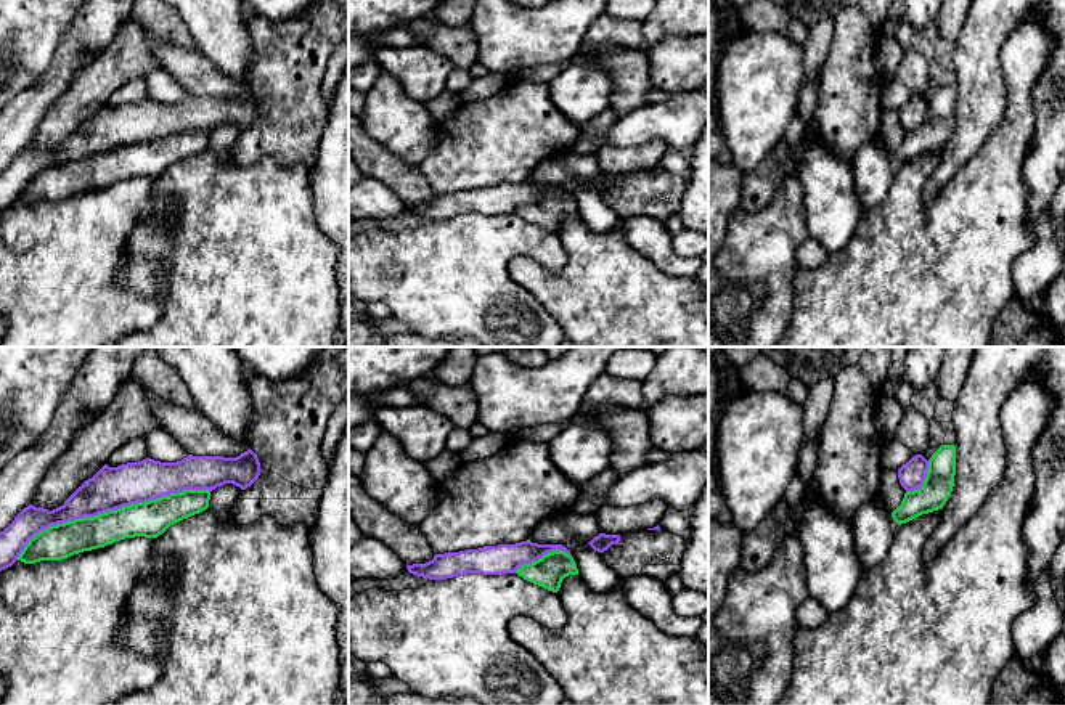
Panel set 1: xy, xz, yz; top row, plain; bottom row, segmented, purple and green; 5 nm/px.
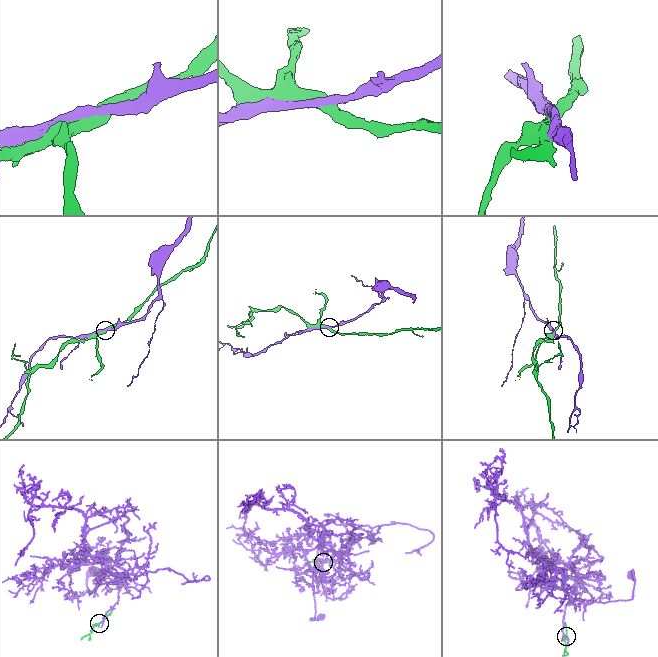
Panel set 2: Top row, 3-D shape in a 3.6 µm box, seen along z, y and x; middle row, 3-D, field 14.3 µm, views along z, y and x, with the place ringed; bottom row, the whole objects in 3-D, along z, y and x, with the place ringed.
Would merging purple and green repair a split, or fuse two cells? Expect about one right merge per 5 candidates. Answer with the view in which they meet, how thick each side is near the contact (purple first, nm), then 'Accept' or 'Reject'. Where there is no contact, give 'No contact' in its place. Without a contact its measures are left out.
Touches purple in xy. Thickness 220 nm (purple) against 180 nm. Reject

